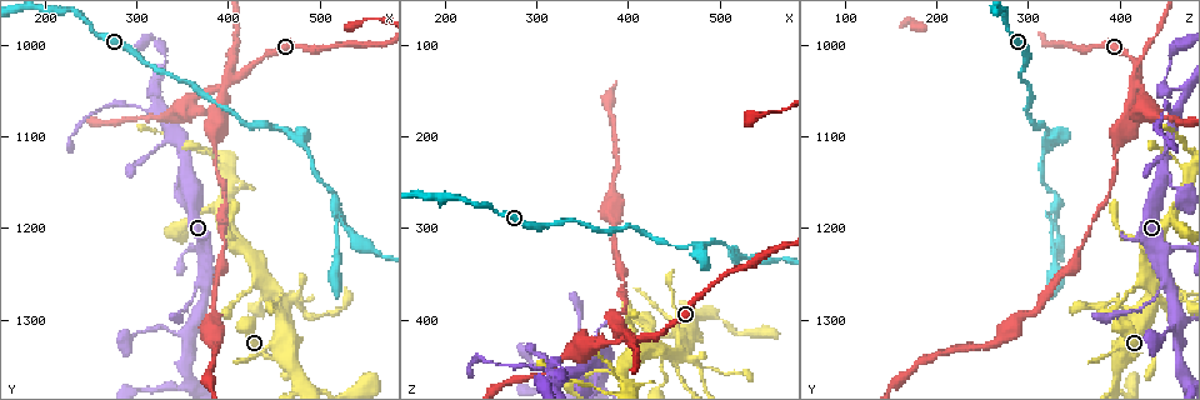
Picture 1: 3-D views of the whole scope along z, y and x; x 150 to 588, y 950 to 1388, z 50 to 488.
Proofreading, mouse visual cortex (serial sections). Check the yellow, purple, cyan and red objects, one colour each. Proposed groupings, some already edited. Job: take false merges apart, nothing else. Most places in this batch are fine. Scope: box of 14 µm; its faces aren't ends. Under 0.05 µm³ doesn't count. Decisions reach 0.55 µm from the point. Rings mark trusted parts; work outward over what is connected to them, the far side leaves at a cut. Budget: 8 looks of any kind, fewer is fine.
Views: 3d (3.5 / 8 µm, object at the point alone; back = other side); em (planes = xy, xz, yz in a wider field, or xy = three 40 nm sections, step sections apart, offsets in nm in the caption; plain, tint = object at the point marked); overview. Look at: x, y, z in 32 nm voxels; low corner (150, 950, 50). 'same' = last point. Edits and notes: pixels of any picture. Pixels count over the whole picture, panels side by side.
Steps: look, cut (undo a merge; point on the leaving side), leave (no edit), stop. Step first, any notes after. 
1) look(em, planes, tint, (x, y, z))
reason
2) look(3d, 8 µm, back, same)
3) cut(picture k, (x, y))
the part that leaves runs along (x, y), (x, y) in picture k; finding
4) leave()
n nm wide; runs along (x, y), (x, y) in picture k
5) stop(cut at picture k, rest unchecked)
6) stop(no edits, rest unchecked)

look(3d, 3.5 µm, (475, 1100, 320))
abrupt turn

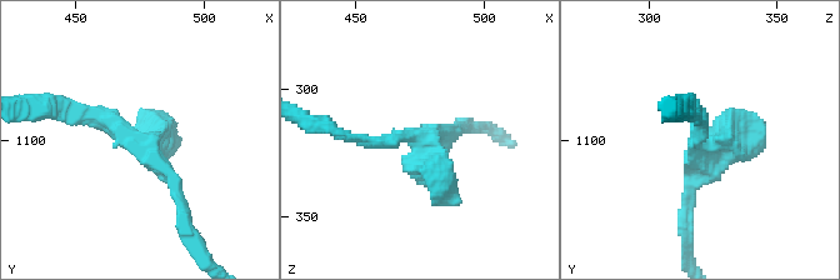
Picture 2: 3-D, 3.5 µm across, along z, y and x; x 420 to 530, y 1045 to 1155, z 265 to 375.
look(em, planes, plain, (474, 1100, 319))
3 arms; arms of 150, 200, 350 nm

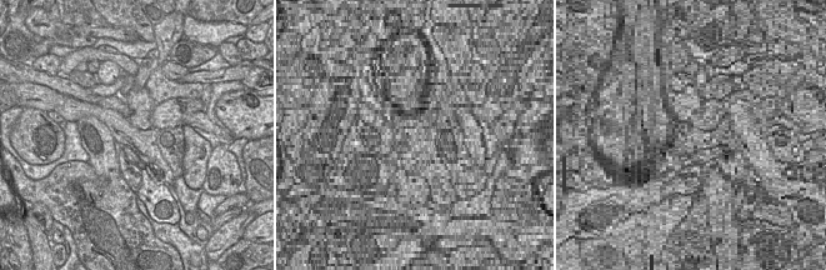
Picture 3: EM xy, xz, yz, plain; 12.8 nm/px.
look(em, planes, tint, same)
with the object marked

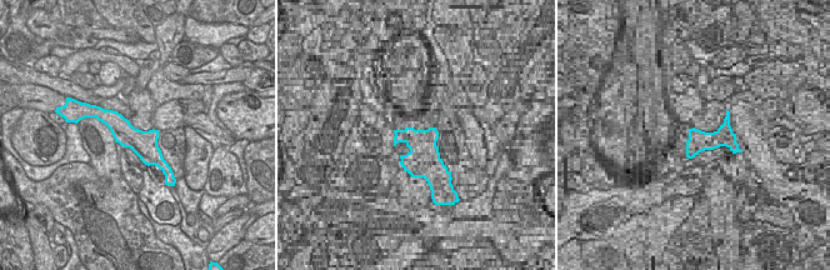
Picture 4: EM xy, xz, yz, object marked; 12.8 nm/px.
leave()
340 nm wide; runs along (63, 110), (135, 141), (181, 206) in picture 2; continuous, no second cell

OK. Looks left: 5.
look(3d, 3.5 µm, (405, 1035, 420))
four-way junction

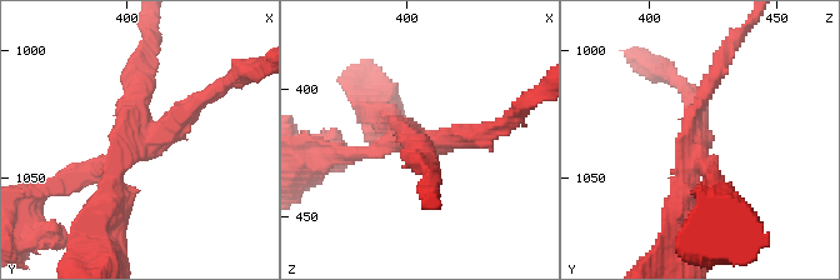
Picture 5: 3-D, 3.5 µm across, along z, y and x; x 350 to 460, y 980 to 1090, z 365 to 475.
look(em, xy, step 2, tint, (403, 1039, 419))
4 arms; arms of 200, 200, 250, 350 nm

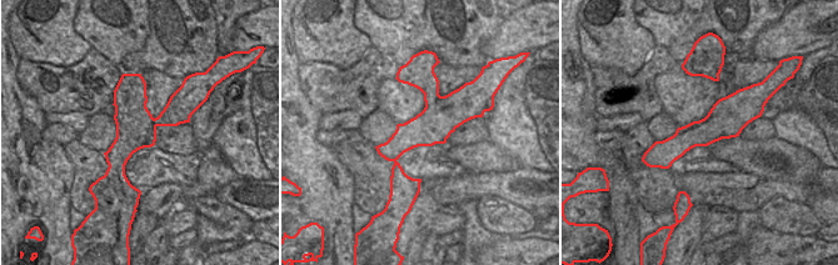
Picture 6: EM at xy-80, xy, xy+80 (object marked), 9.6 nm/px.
cut(picture 5, (125, 210))
border along (154, 119), (143, 146) in picture 6; a second cell is stuck on

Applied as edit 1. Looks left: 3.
look(3d, 8 µm, (325, 1070, 460))
abrupt turn

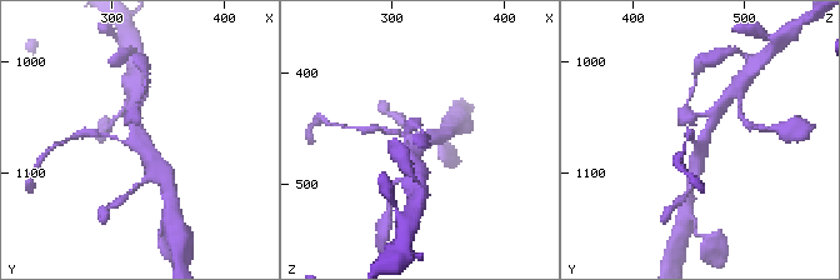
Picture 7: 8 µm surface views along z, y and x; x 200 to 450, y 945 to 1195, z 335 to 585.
look(3d, 3.5 µm, (320, 1076, 462))

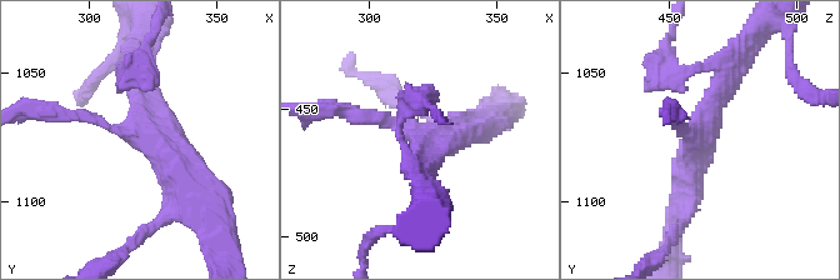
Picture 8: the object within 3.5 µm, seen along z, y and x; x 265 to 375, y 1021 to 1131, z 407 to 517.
look(em, xy, step 1, tint, (322, 1074, 461))
shape alone is not enough

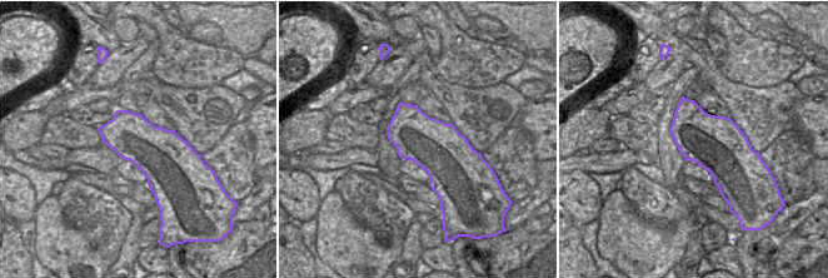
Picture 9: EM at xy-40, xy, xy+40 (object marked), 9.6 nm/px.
leave()
500 nm wide; runs along (198, 199), (144, 134), (125, 61) in picture 8; all the same cell

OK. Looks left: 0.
stop(cut at picture 5, rest unchecked)

